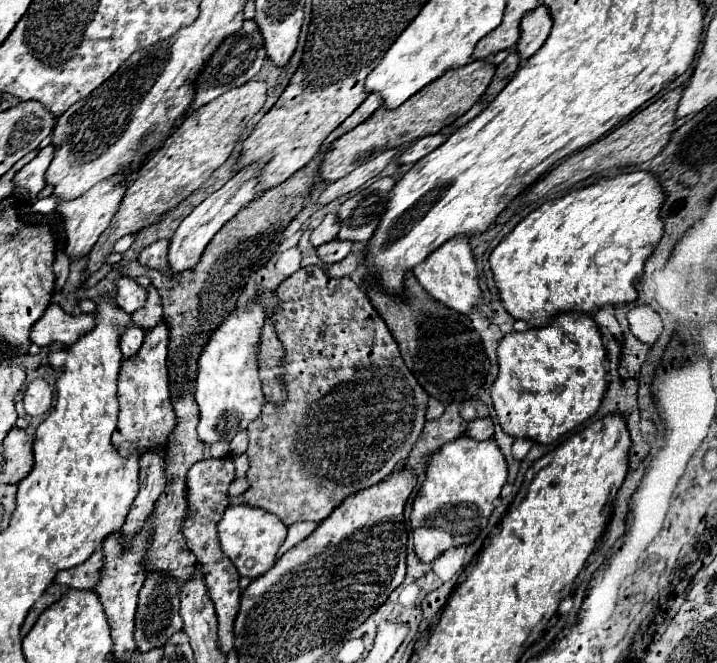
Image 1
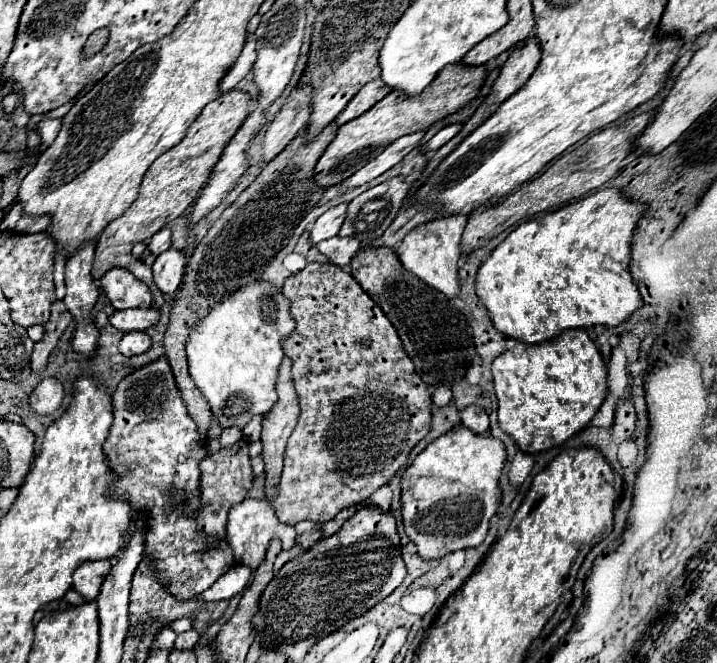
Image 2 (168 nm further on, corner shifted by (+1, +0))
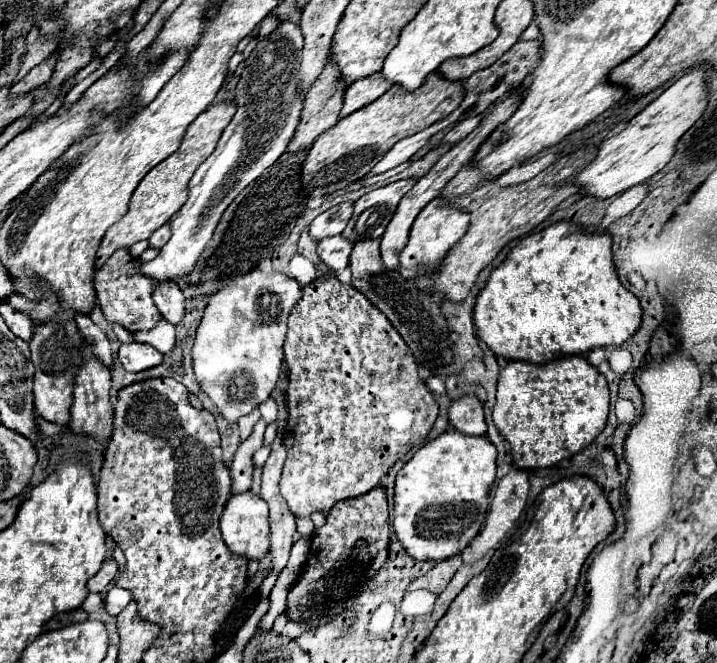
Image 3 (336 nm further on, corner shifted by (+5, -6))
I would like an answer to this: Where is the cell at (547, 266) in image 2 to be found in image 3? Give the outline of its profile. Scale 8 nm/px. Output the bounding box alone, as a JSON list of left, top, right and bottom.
[473,221,641,363]

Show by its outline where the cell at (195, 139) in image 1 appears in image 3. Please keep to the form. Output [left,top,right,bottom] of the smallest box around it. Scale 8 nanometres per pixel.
[95,103,235,269]

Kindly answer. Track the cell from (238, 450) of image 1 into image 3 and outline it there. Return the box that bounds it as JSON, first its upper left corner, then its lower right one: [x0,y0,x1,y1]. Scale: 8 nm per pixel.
[259,399,277,425]

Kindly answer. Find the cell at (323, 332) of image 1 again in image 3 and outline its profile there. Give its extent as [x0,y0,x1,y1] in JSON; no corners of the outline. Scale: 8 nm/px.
[281,271,437,519]

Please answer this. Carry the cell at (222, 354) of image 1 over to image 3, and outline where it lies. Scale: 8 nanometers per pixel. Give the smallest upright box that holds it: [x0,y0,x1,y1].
[193,269,301,423]

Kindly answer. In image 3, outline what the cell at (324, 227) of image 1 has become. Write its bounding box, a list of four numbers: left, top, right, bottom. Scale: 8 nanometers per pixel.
[309,203,353,241]

